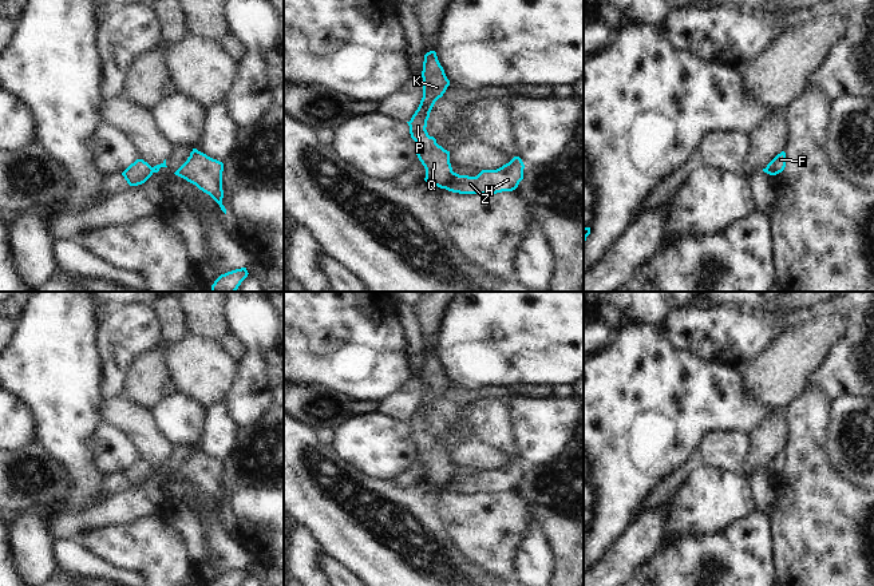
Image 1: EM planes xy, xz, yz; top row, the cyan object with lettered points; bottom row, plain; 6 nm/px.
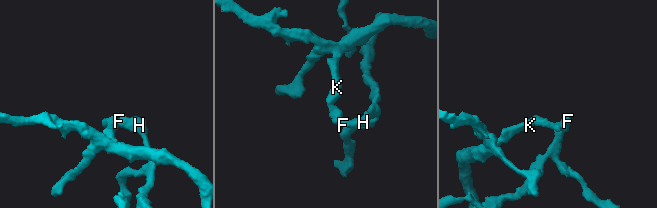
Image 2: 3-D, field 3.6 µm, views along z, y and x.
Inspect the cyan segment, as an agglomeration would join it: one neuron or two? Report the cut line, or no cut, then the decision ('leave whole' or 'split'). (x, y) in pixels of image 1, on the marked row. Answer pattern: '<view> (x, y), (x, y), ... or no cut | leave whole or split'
xz (454, 173), (442, 187) | split

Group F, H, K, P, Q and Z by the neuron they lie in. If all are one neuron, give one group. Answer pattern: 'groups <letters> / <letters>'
groups F H Z / K P Q

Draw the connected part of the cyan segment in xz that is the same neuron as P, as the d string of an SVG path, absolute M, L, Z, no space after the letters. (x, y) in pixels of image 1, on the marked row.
M430 51L424 55L422 78L423 98L411 120L407 123L410 126L411 138L415 140L415 153L426 169L424 181L443 189L454 174L450 163L450 151L439 146L436 139L430 136L426 130L435 102L443 96L450 86L450 80L435 51Z

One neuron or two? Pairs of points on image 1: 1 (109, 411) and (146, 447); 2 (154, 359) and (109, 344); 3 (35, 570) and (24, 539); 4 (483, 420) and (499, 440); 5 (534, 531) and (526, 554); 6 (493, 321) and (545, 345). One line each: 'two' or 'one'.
1: one
2: two
3: one
4: one
5: one
6: one

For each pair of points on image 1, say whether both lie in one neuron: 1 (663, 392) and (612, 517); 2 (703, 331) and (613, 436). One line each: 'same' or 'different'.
1: same
2: different

